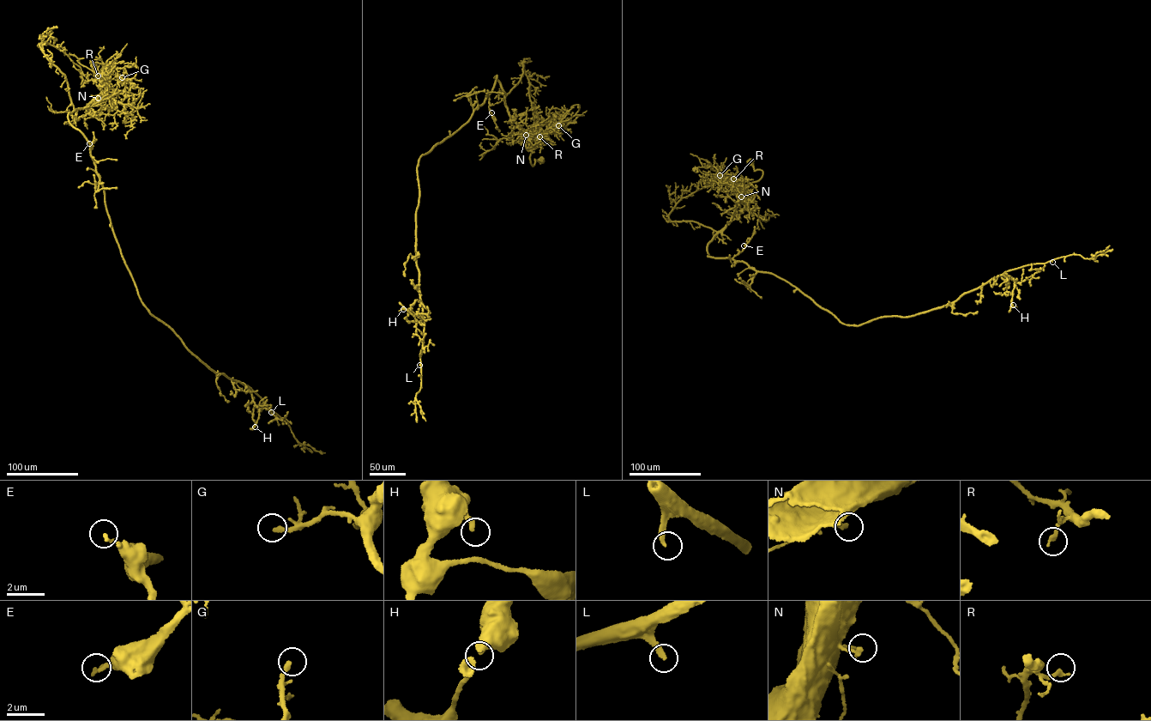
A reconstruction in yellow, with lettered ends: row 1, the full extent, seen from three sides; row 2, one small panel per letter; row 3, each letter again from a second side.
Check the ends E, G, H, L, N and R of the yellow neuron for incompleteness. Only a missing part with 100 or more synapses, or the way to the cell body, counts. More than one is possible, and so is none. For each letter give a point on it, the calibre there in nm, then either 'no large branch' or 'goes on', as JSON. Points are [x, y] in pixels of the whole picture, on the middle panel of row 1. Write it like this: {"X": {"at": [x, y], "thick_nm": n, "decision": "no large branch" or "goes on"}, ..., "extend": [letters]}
{"E": {"at": [491, 112], "thick_nm": 160, "decision": "no large branch"}, "G": {"at": [558, 125], "thick_nm": 240, "decision": "no large branch"}, "H": {"at": [403, 309], "thick_nm": 280, "decision": "no large branch"}, "L": {"at": [419, 365], "thick_nm": 240, "decision": "goes on"}, "N": {"at": [526, 135], "thick_nm": 240, "decision": "no large branch"}, "R": {"at": [539, 136], "thick_nm": 240, "decision": "no large branch"}, "extend": ["L"]}

